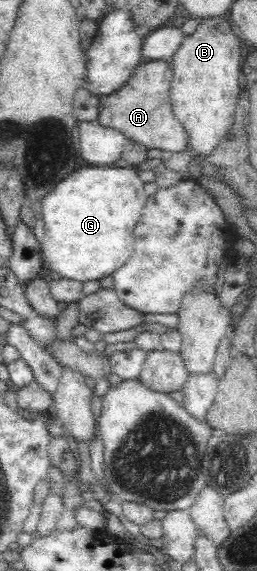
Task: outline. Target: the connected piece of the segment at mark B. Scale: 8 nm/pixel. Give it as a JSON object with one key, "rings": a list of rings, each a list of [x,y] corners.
{"rings":[[[208,17],[198,21],[197,30],[190,36],[184,37],[178,51],[170,59],[174,81],[170,89],[170,105],[174,117],[183,125],[187,133],[187,147],[194,151],[195,155],[210,156],[214,149],[220,145],[220,141],[226,137],[230,127],[235,121],[235,107],[239,98],[240,79],[238,74],[241,69],[240,42],[230,29],[228,23],[222,17]]]}

